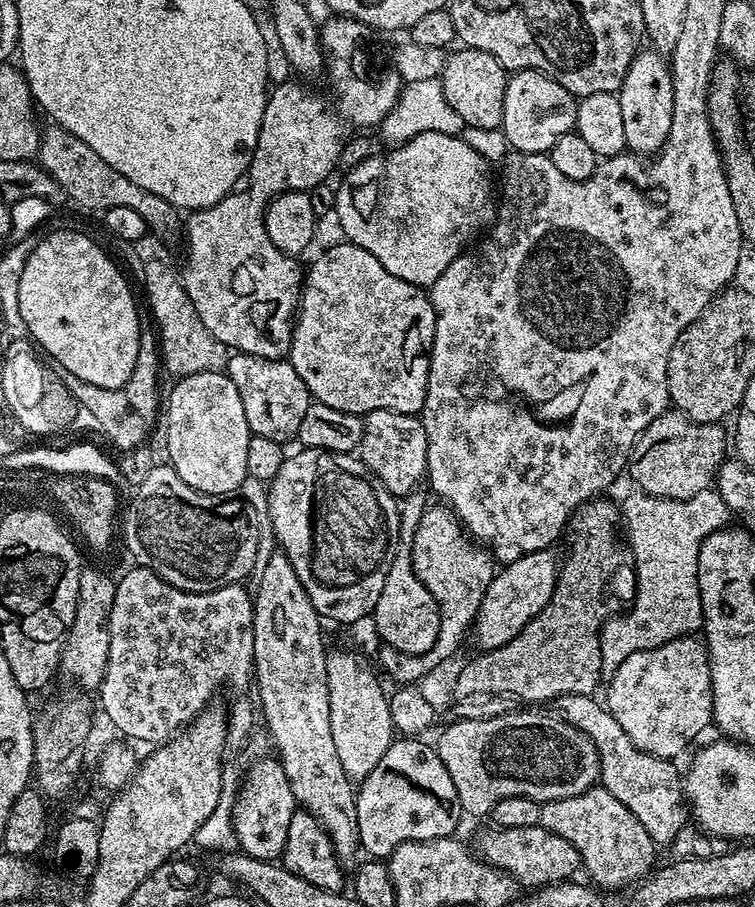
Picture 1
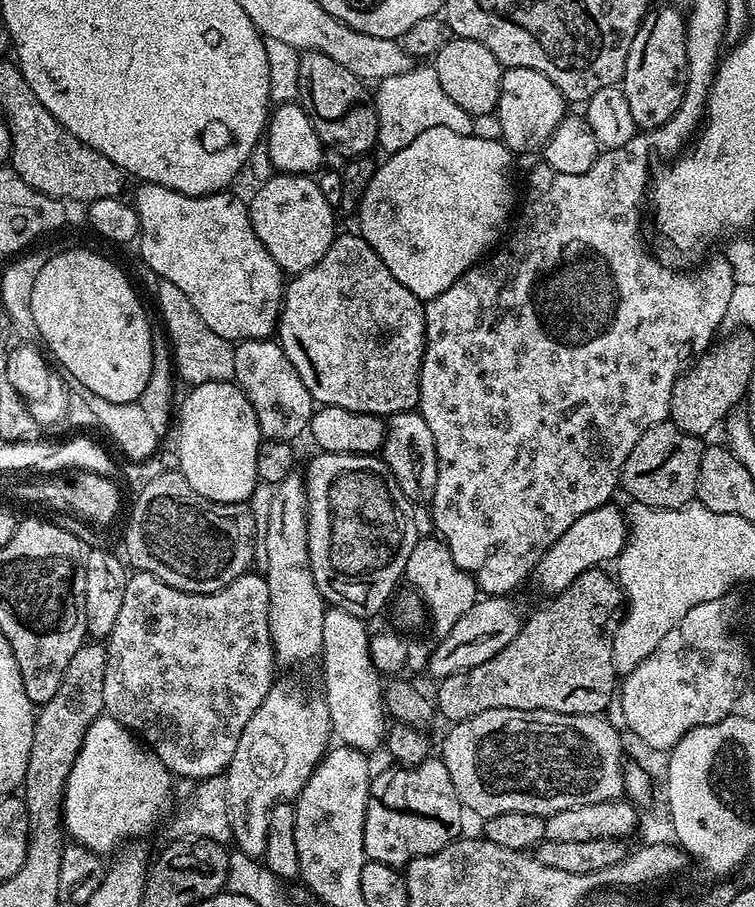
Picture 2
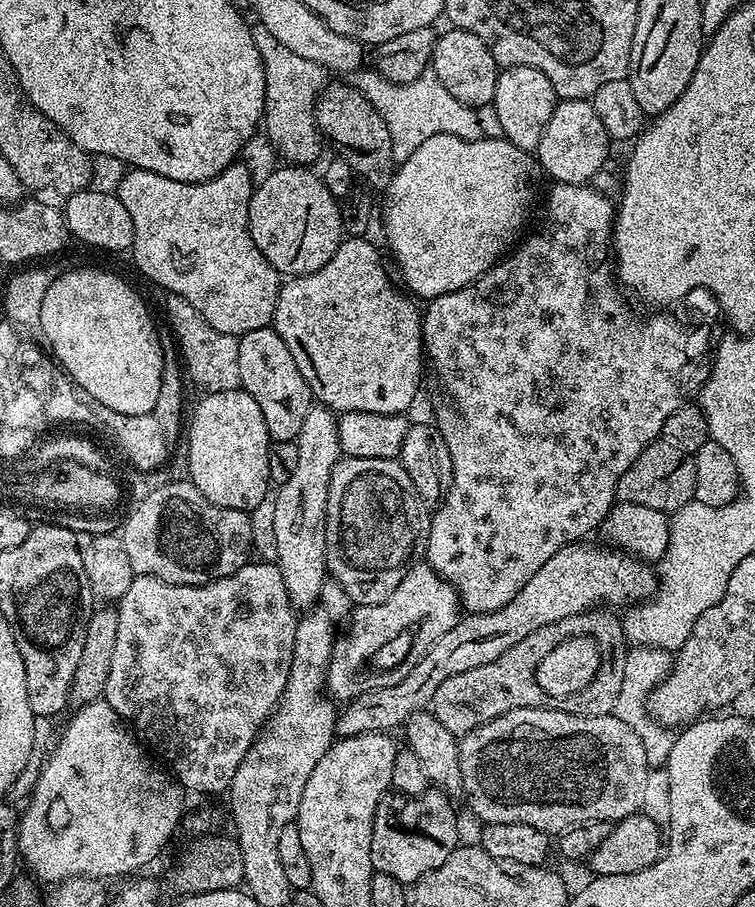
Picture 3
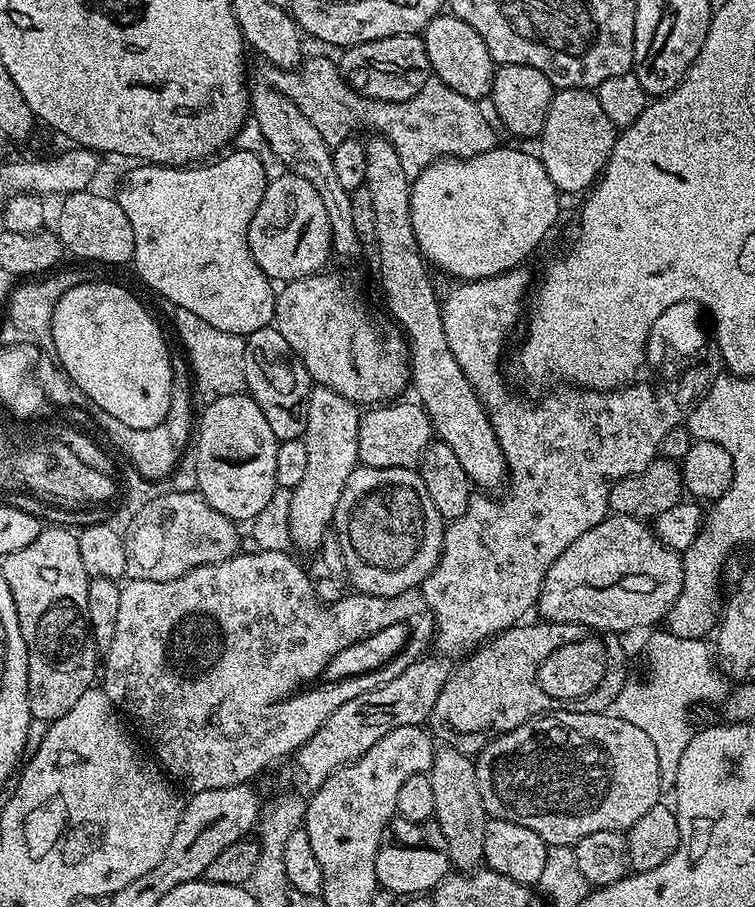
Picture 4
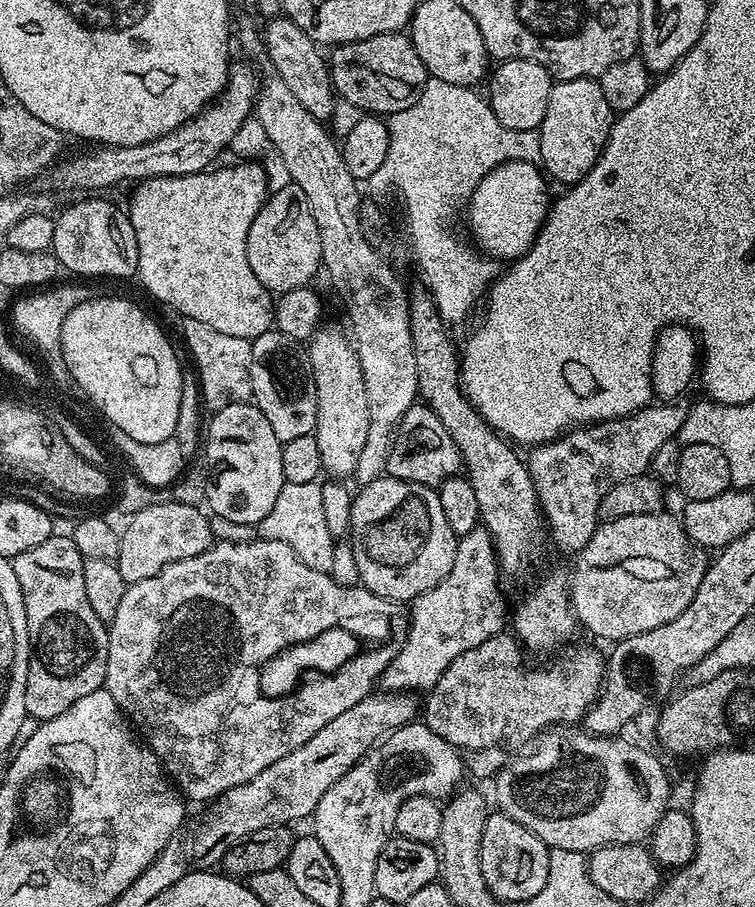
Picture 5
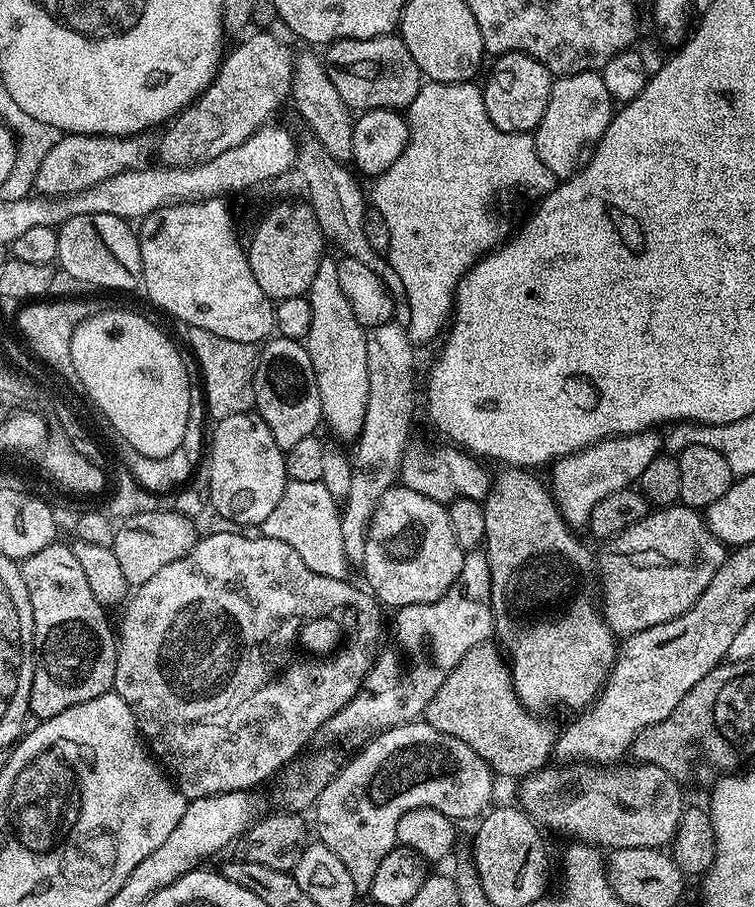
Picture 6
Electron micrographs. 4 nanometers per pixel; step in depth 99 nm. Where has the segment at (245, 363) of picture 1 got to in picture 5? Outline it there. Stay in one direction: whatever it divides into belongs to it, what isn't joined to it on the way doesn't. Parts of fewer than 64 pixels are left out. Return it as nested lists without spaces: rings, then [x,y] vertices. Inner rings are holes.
[[[269,330],[252,341],[250,382],[252,400],[266,414],[266,422],[274,430],[281,445],[294,438],[311,436],[316,431],[316,387],[305,353],[296,348],[291,336],[279,330]]]

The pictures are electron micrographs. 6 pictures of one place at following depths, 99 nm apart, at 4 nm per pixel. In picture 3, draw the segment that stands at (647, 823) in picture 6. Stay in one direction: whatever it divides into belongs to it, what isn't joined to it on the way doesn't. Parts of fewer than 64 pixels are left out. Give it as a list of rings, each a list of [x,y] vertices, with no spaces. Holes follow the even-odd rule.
[[[559,707],[510,710],[459,737],[463,795],[484,824],[522,822],[549,834],[563,834],[593,822],[619,822],[641,811],[648,796],[650,765],[642,738],[617,716],[579,716]]]

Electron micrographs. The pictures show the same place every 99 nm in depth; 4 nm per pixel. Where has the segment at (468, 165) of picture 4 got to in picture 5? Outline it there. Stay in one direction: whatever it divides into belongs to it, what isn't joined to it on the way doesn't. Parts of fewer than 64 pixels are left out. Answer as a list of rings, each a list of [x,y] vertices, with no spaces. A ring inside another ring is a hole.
[[[508,160],[490,170],[490,174],[478,182],[466,205],[466,220],[468,216],[468,228],[472,231],[475,247],[497,261],[511,262],[525,256],[548,218],[550,195],[547,183],[545,173],[536,164],[525,160]]]

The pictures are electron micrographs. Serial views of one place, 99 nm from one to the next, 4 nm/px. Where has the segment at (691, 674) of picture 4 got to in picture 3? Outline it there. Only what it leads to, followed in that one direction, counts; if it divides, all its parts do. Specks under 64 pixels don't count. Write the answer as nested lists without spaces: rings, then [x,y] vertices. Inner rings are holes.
[[[643,646],[629,647],[626,670],[622,670],[622,690],[618,693],[618,703],[614,705],[612,711],[613,716],[617,716],[619,720],[626,722],[626,726],[630,726],[634,730],[634,734],[638,734],[638,738],[642,738],[646,758],[649,765],[652,766],[656,766],[656,764],[667,765],[670,750],[676,741],[673,729],[665,728],[664,725],[654,720],[649,708],[652,691],[672,671],[673,663],[674,656],[669,649]]]

